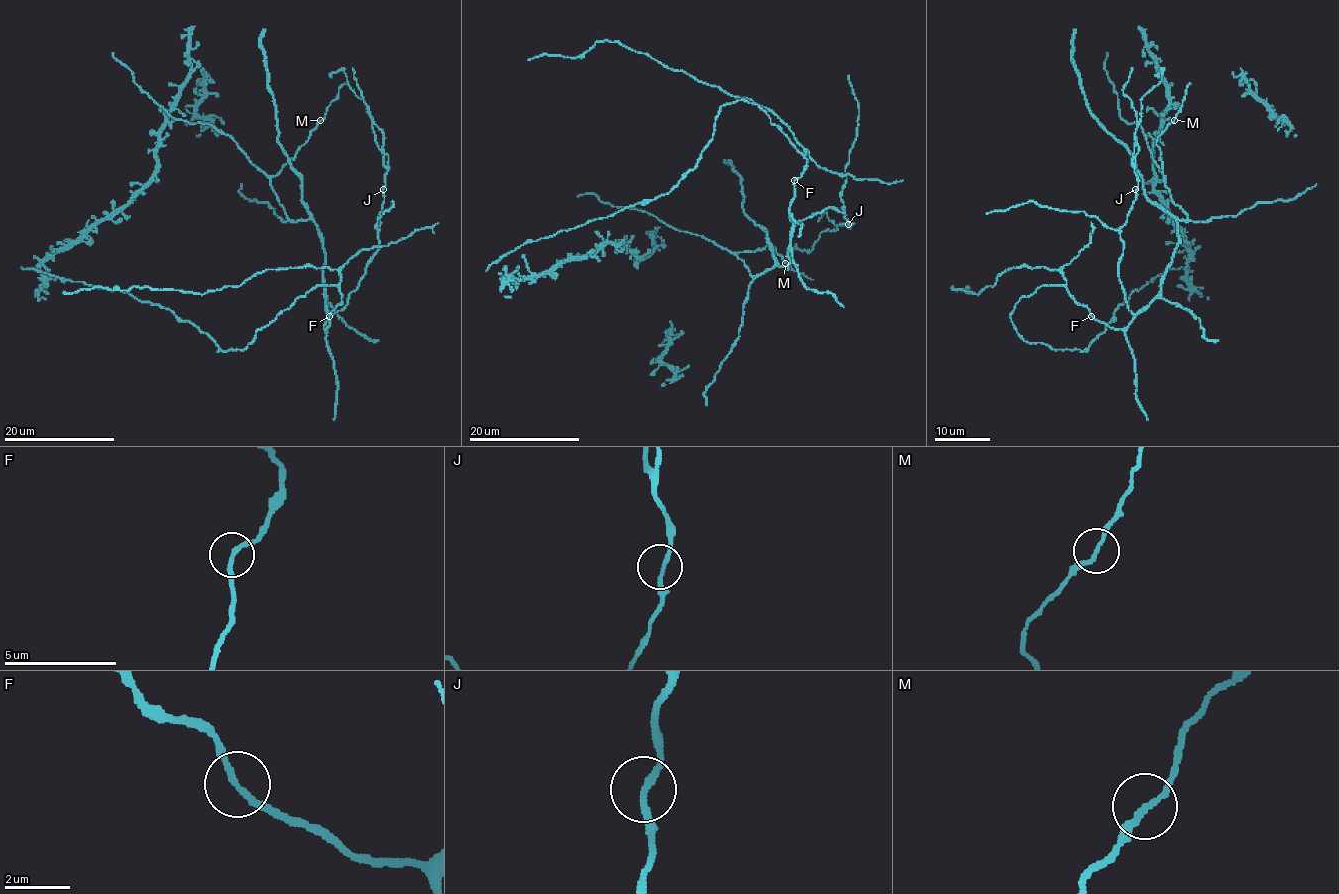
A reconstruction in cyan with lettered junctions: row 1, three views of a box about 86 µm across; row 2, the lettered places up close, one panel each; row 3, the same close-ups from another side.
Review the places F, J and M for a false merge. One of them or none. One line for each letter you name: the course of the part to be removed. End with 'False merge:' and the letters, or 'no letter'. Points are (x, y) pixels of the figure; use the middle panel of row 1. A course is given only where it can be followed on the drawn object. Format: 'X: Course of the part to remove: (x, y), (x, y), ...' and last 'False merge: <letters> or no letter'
False merge: no letter

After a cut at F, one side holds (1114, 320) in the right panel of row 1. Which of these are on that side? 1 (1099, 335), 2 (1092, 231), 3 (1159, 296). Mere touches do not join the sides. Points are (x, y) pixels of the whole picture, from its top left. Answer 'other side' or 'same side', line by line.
1: same side
2: same side
3: other side

